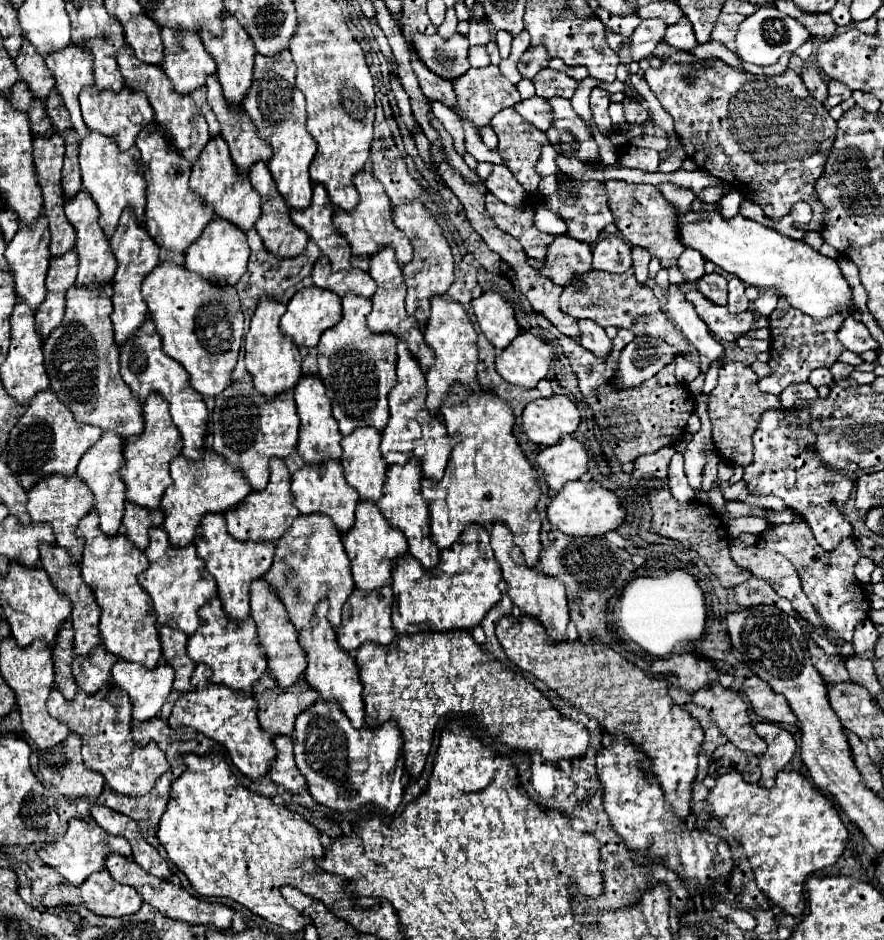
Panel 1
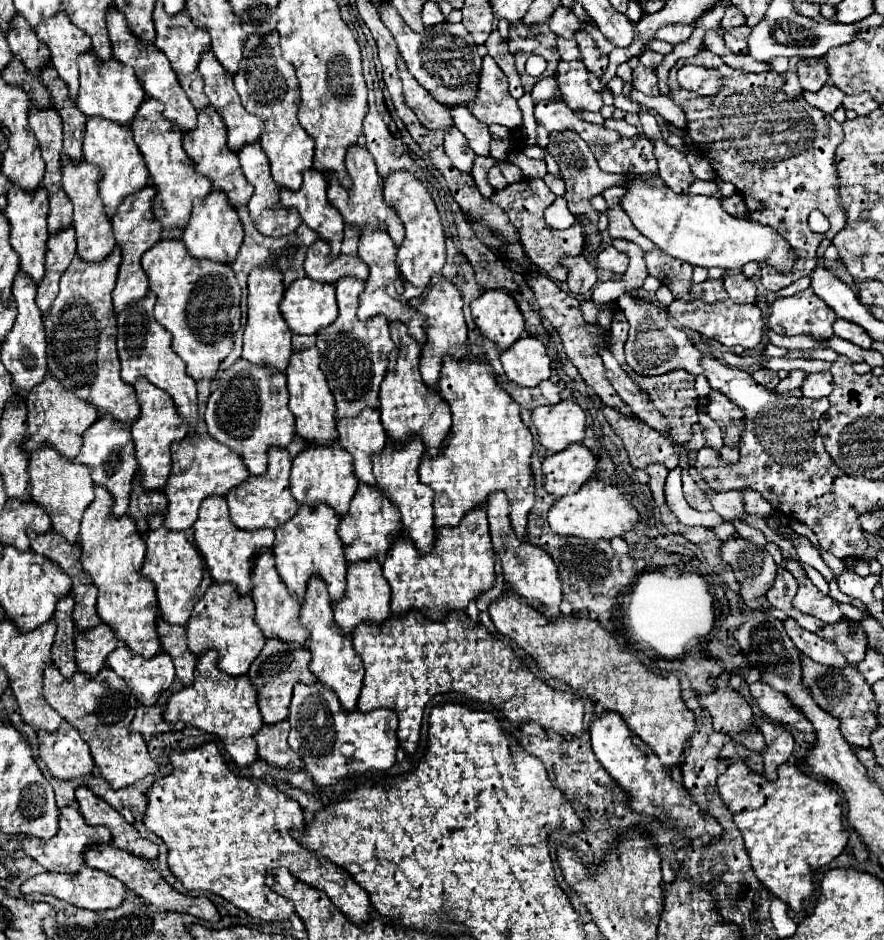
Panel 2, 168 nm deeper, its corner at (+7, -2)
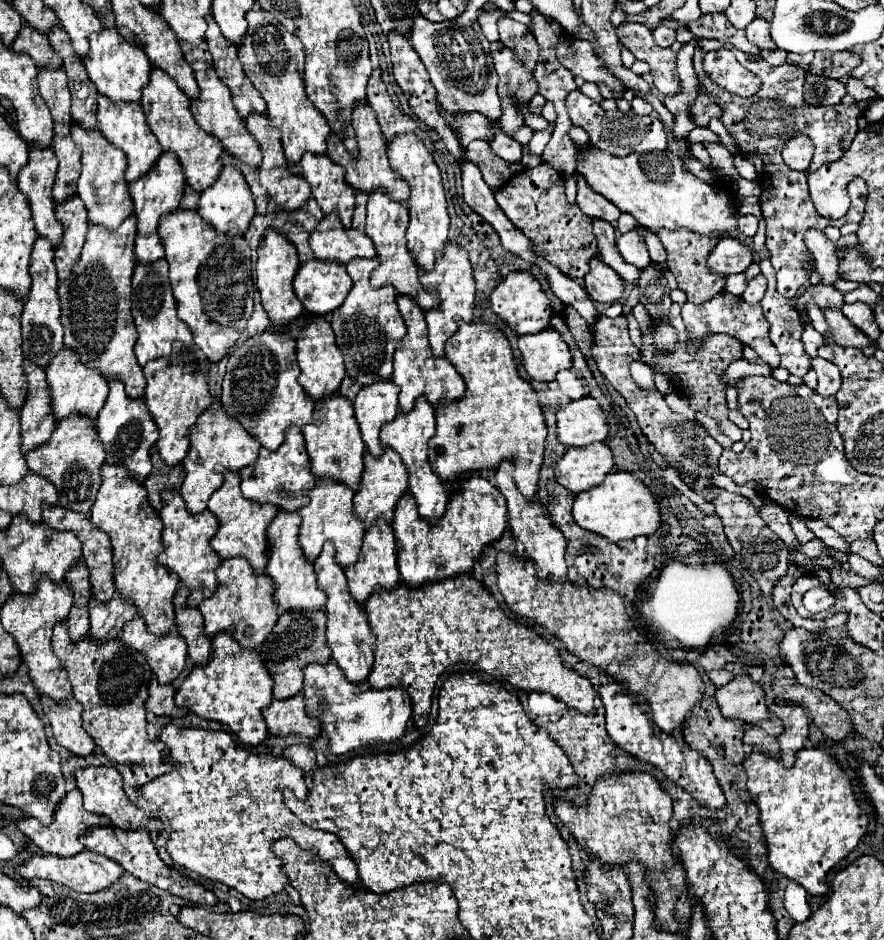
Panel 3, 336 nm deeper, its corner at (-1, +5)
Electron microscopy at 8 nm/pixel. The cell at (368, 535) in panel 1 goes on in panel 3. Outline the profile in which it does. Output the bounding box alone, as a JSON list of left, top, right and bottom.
[353,448,407,528]

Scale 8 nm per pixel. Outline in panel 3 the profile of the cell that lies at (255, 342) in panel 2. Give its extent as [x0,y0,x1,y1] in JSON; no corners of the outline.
[257,230,303,332]

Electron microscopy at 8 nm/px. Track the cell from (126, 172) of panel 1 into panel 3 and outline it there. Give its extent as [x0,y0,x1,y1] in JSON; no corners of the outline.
[97,98,161,184]

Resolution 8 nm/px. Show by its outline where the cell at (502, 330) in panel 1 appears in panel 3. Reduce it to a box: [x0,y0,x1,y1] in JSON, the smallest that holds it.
[491,272,553,336]

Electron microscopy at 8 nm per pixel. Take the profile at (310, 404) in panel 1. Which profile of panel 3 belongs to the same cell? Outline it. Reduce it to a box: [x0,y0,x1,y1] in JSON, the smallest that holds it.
[297,316,345,398]

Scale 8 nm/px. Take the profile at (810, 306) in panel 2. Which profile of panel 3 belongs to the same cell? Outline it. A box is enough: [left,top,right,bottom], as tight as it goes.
[795,284,843,312]

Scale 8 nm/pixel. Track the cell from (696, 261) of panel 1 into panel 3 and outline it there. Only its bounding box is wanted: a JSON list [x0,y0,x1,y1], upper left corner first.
[709,238,755,274]

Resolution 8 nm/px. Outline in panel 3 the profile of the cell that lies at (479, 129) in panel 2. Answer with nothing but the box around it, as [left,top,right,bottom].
[489,124,521,162]

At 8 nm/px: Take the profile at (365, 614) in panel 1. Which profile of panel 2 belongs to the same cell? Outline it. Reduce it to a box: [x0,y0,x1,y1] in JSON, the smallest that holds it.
[333,561,391,635]

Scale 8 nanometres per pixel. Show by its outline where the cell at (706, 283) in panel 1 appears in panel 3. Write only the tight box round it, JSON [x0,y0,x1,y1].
[725,274,747,296]

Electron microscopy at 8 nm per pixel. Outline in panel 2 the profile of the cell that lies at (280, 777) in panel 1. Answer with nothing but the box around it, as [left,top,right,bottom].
[255,721,301,771]

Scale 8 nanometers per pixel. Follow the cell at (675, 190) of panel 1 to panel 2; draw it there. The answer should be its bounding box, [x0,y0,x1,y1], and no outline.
[547,131,631,249]

